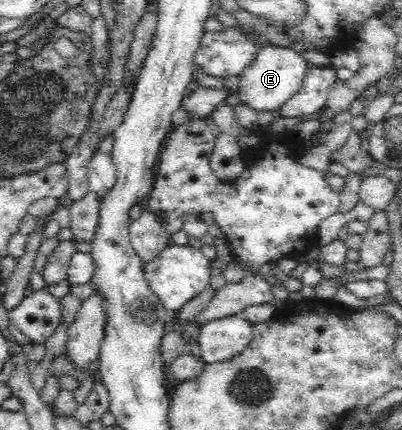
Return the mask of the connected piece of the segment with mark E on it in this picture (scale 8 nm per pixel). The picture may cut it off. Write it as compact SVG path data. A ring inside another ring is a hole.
M274 45L264 47L258 53L253 65L250 65L242 75L243 95L241 95L241 104L248 105L253 110L274 113L300 91L304 81L315 68L310 59L302 51L296 51L294 47Z

